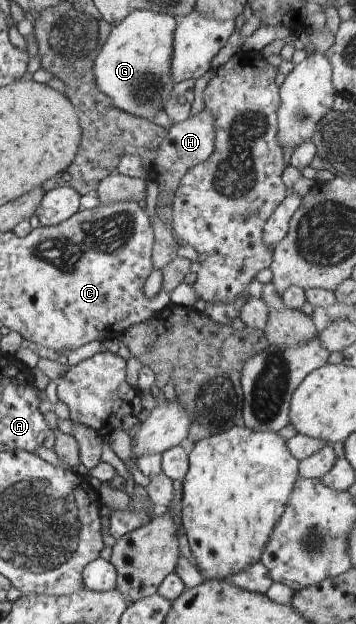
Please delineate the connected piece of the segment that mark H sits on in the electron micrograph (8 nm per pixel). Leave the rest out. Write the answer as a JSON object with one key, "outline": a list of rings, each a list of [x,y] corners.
{"outline":[[[207,109],[171,127],[157,149],[155,157],[155,171],[159,174],[156,181],[160,190],[174,193],[179,185],[179,179],[185,175],[187,169],[206,161],[213,153],[215,133],[215,117]]]}

